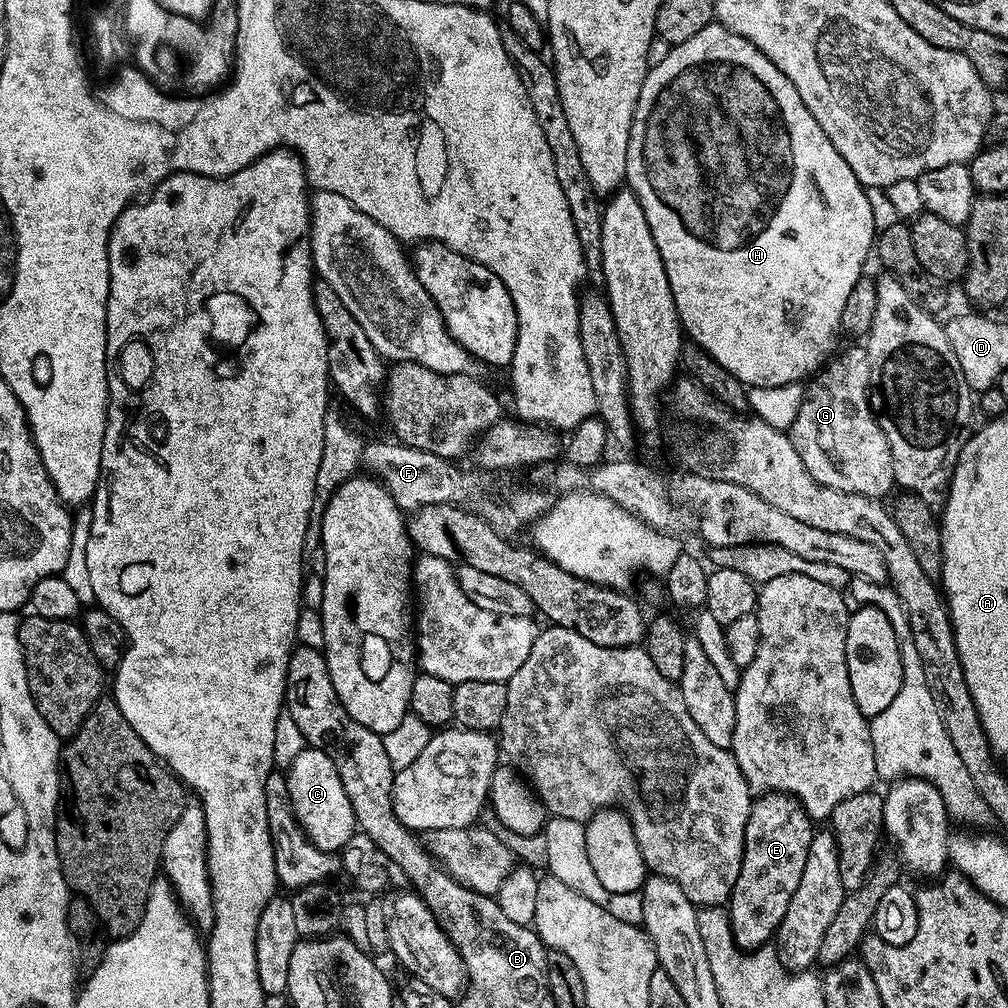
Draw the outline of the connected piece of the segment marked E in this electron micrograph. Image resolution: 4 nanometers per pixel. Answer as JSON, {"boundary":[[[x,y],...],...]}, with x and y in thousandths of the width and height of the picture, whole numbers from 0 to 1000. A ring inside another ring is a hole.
{"boundary":[[[758,788],[747,797],[738,820],[738,854],[720,898],[731,940],[756,940],[769,930],[796,870],[807,826],[807,814],[791,793],[781,788]]]}

